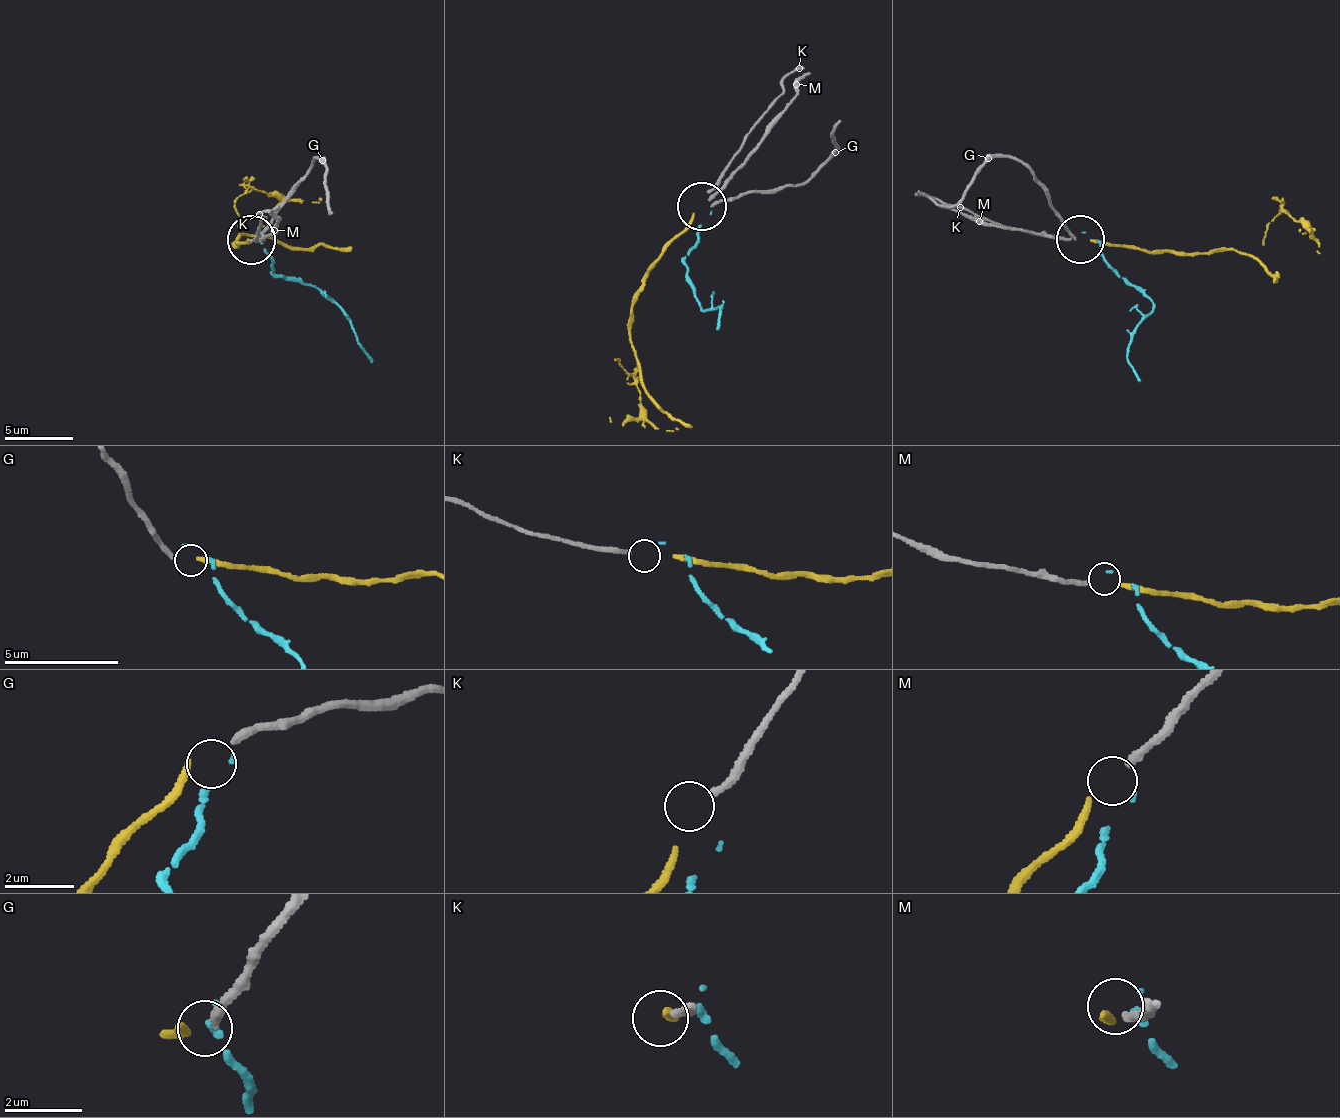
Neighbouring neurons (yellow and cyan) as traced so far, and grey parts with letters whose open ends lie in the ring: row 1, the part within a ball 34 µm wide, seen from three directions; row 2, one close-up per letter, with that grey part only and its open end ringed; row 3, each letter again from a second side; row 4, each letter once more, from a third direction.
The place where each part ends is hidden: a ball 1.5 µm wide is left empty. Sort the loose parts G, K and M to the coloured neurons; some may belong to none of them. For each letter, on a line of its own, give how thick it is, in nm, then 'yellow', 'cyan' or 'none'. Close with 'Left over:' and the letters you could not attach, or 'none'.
G: 220 nm | none
K: 200 nm | none
M: 240 nm | yellow
Left over: G, K

